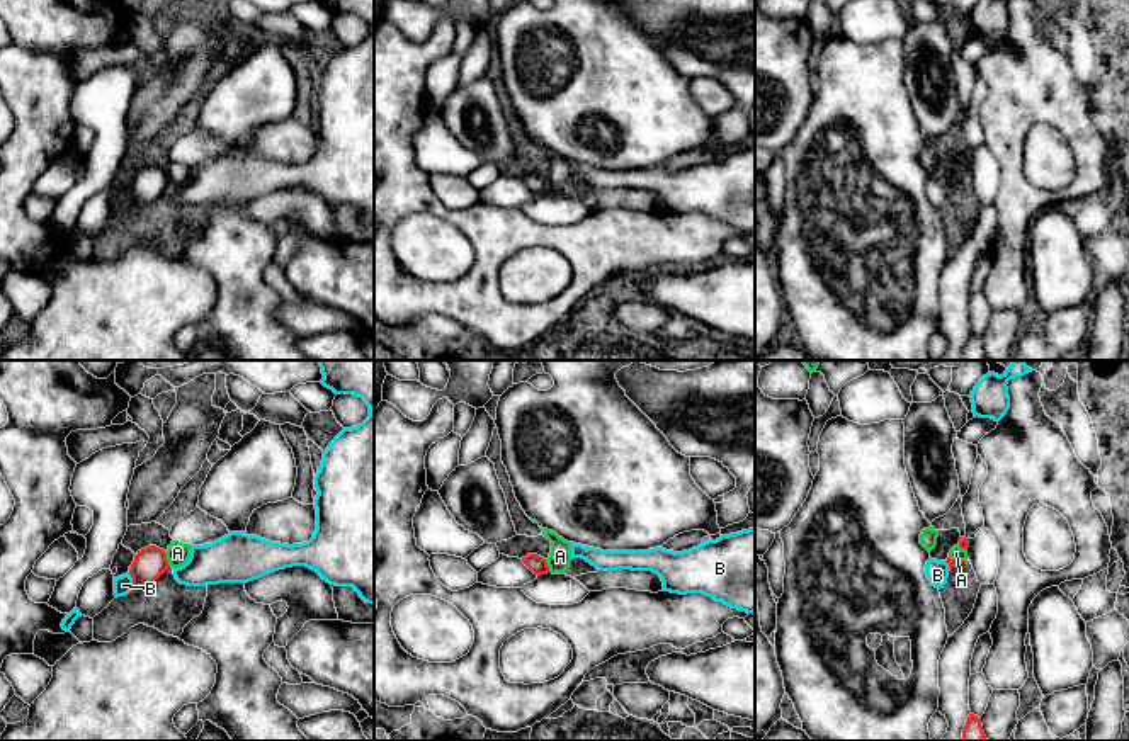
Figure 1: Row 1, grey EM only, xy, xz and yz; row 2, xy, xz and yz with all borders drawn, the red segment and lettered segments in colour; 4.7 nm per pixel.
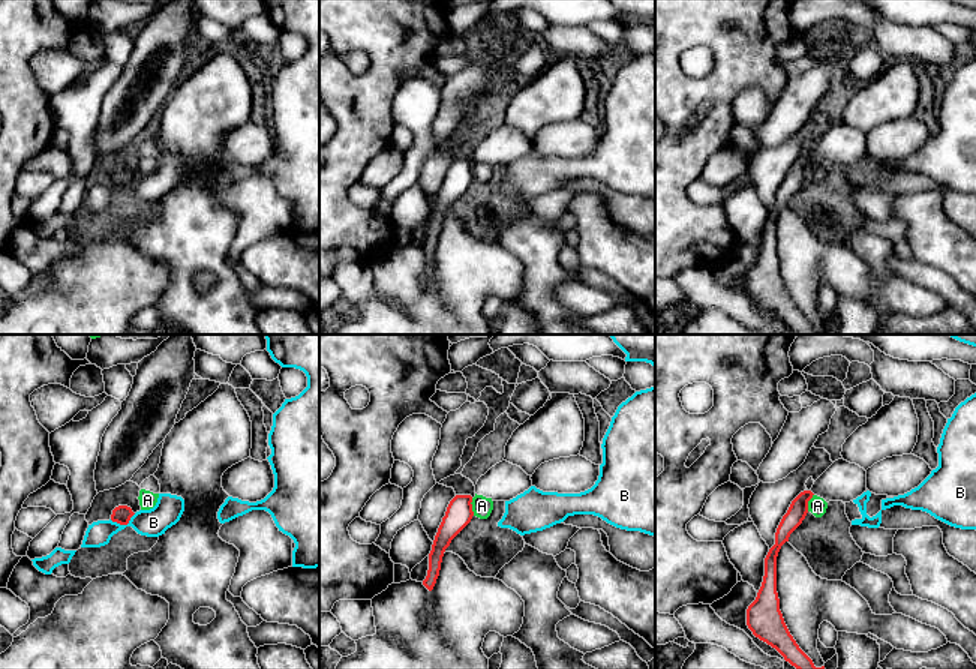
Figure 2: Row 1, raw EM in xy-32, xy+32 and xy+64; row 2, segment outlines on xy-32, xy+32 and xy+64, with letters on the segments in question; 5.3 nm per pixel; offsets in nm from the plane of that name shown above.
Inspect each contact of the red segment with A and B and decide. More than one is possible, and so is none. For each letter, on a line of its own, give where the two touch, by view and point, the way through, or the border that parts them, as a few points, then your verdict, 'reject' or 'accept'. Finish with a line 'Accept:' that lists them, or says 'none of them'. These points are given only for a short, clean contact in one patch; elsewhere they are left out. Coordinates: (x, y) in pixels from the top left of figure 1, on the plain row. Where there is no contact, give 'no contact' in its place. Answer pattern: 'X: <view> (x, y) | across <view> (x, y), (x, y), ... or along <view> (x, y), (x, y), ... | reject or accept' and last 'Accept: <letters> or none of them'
A: xy (167, 179) | along xy (165, 172), (170, 184) | reject
B: xy (133, 203) | reject
Accept: none of them

